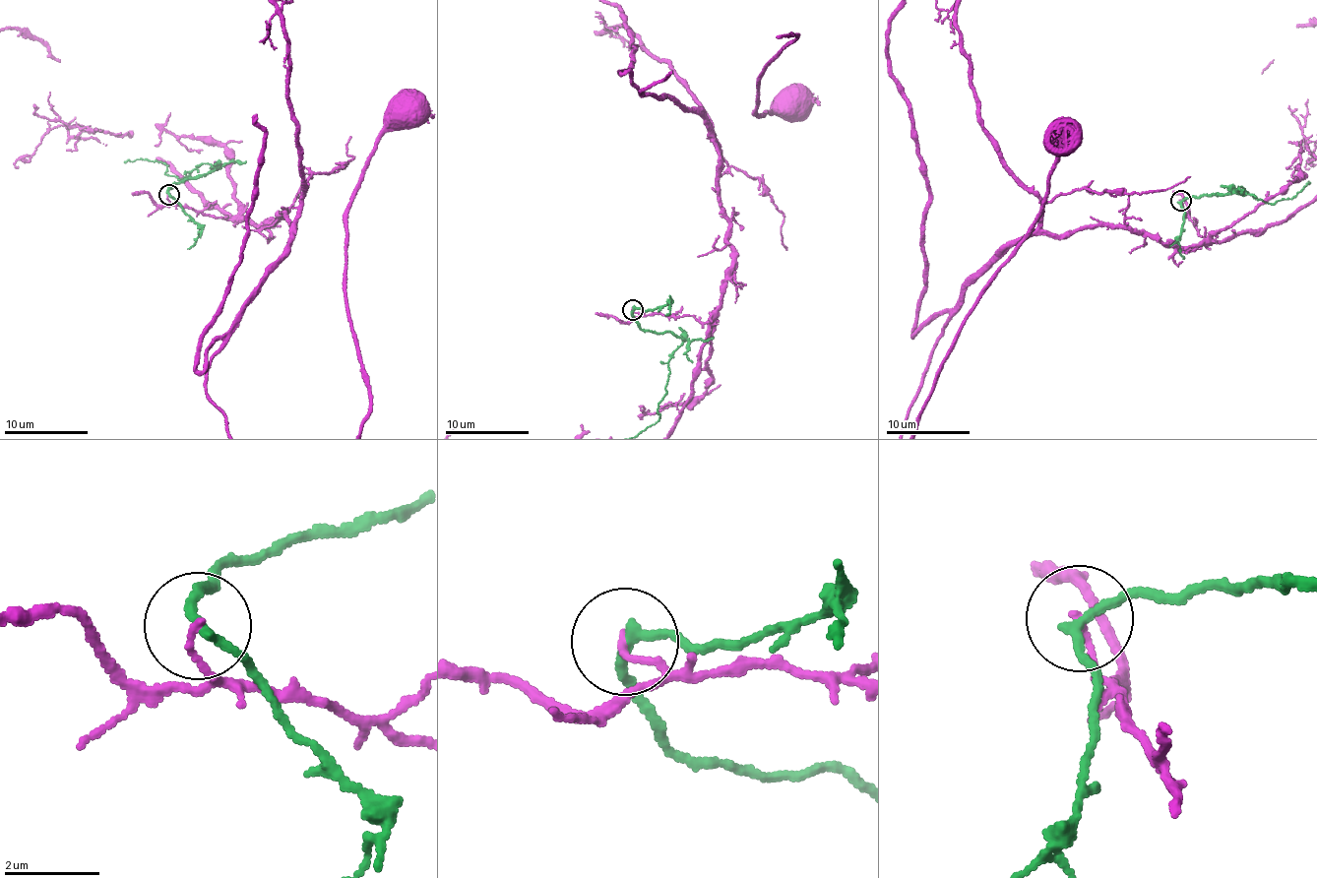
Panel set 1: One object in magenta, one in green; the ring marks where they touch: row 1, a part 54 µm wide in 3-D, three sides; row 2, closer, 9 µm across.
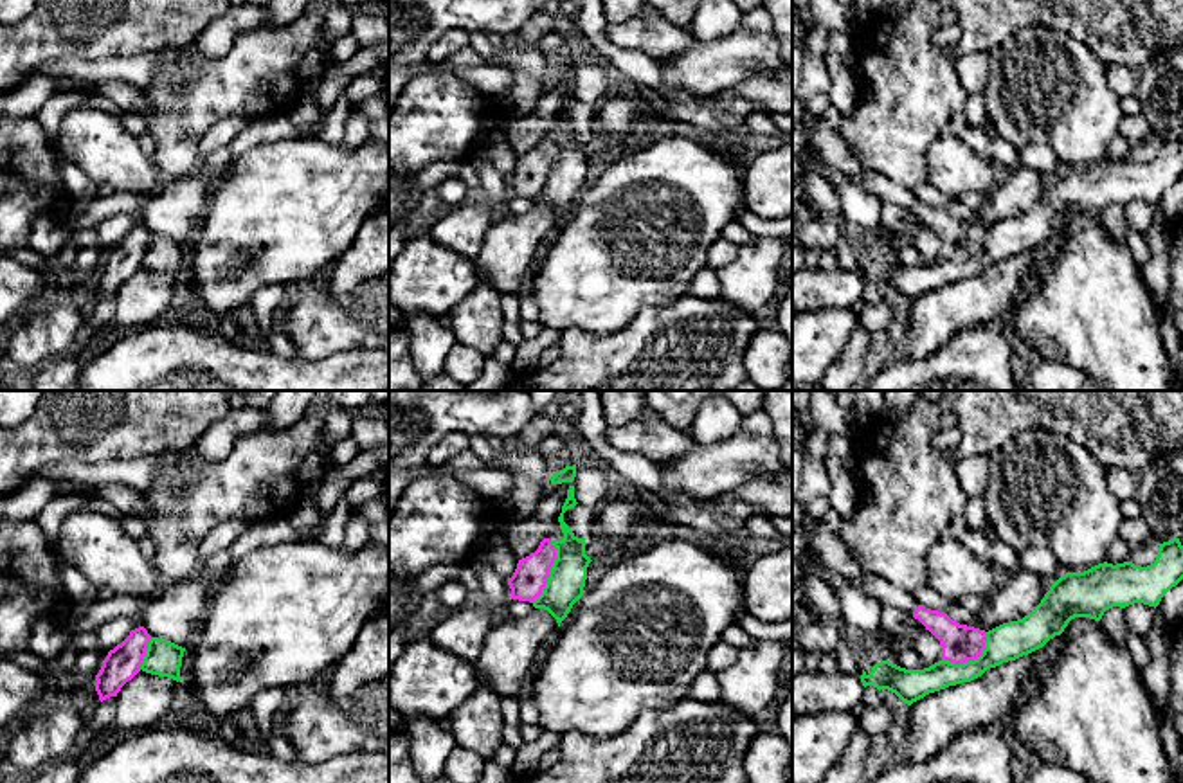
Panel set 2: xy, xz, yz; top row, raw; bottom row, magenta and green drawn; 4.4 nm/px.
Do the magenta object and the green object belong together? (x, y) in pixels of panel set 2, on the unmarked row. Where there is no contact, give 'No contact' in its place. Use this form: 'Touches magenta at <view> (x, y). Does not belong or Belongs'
Touches magenta at xz (550, 168). Does not belong

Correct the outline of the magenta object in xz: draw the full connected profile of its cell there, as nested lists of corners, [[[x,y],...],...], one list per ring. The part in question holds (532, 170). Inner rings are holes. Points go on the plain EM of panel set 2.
[[[544,135],[535,149],[519,157],[513,173],[508,176],[511,194],[533,200],[542,191],[555,157],[556,144],[549,135]]]

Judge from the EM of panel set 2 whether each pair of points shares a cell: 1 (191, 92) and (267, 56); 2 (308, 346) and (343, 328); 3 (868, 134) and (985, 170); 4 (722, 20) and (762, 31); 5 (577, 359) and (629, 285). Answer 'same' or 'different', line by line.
1: same
2: same
3: different
4: different
5: different

